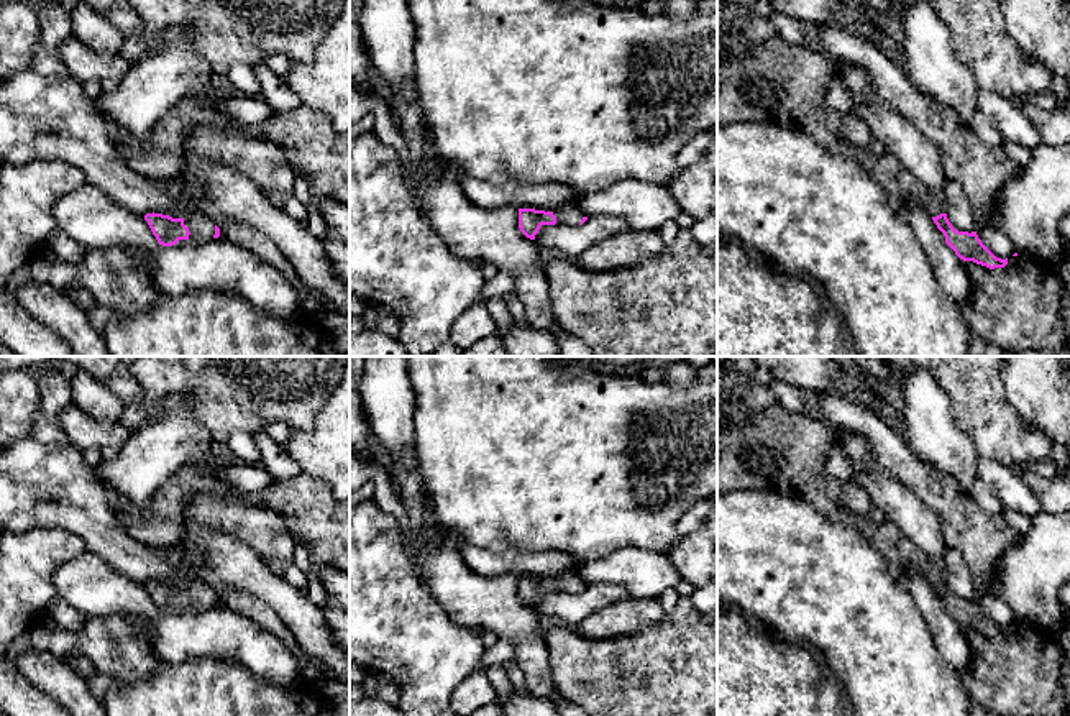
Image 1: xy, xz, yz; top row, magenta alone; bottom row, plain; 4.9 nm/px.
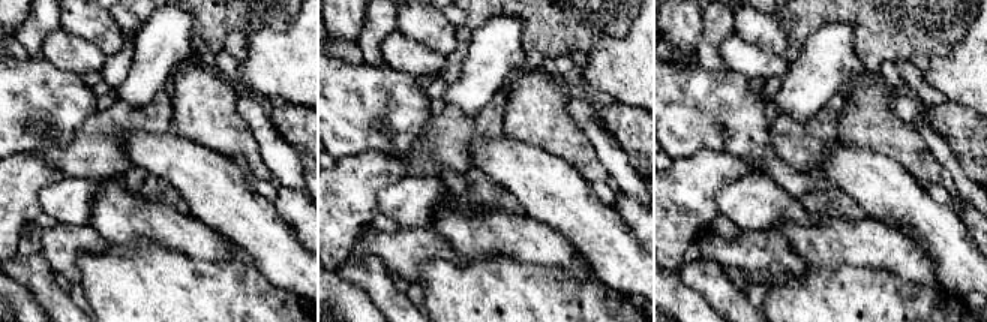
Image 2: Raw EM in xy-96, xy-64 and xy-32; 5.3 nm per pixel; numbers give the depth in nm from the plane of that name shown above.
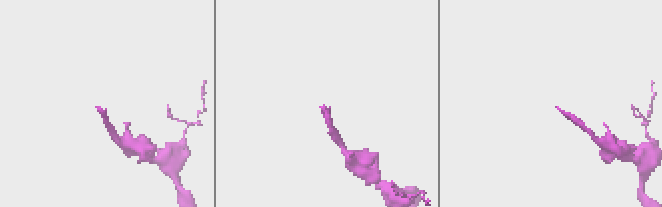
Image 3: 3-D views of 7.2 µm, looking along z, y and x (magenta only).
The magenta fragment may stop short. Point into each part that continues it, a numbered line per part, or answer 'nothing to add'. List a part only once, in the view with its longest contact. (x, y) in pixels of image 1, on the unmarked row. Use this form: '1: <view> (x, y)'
1: xy (202, 596)

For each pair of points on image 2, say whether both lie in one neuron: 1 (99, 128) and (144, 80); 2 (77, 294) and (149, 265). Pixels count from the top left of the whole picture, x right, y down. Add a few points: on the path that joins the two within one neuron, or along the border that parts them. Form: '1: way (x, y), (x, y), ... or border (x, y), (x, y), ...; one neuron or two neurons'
1: border (158, 93), (138, 107), (129, 107), (117, 101); two neurons
2: border (80, 282), (90, 306); two neurons

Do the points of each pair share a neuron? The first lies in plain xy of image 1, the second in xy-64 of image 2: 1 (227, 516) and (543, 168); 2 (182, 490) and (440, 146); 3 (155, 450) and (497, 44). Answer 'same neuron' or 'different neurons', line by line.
1: different neurons
2: same neuron
3: same neuron

